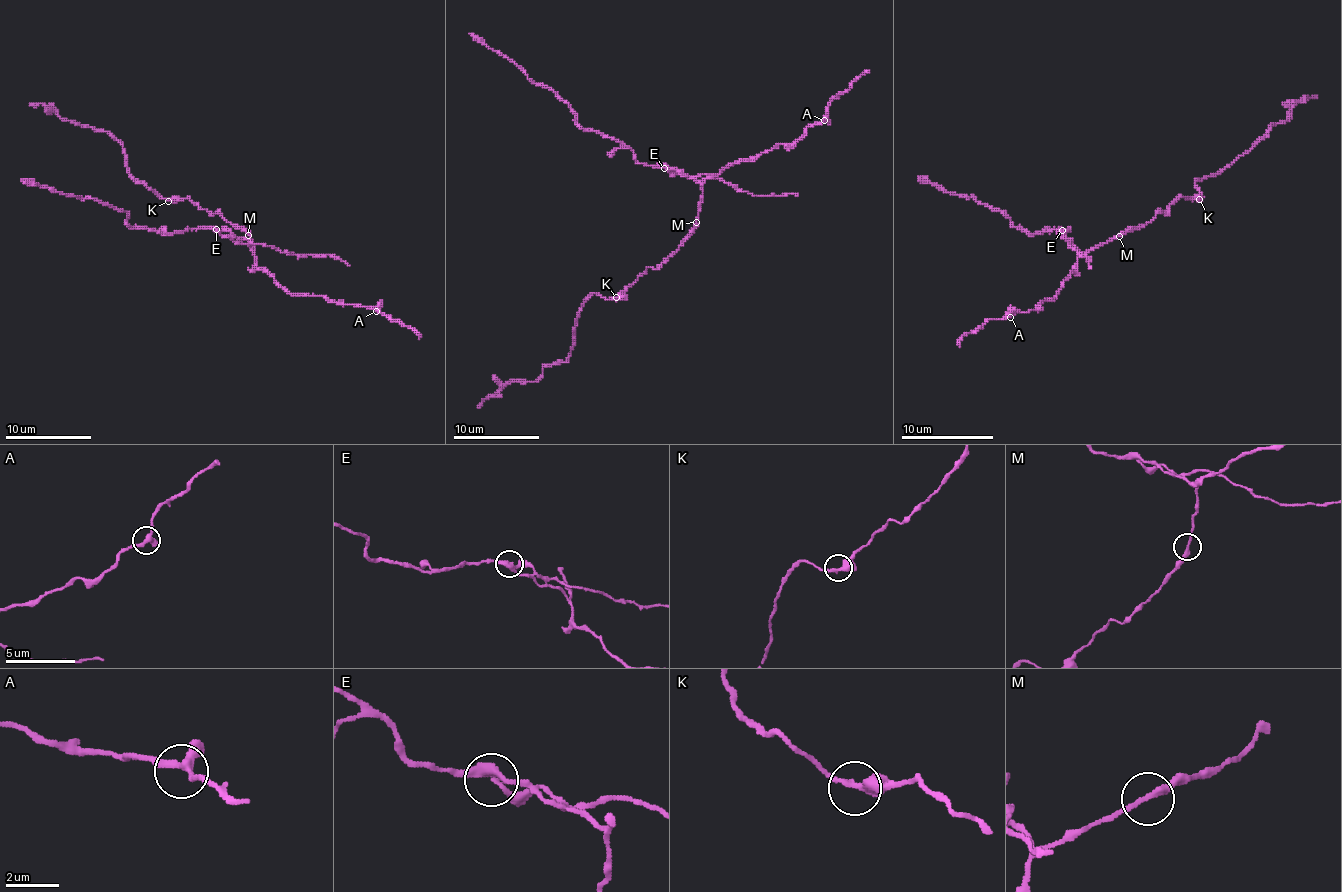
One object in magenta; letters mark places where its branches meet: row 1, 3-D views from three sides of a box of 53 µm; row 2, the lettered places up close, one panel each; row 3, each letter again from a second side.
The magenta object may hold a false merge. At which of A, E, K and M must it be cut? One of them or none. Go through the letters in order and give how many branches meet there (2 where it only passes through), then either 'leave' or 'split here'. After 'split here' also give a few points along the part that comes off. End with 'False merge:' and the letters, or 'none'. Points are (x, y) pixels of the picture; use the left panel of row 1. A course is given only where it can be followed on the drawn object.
A: 3 | leave
E: 3 | split here | (216, 229), (283, 252), (334, 255), (350, 265)
K: 3 | leave
M: 2 | leave
False merge: E

